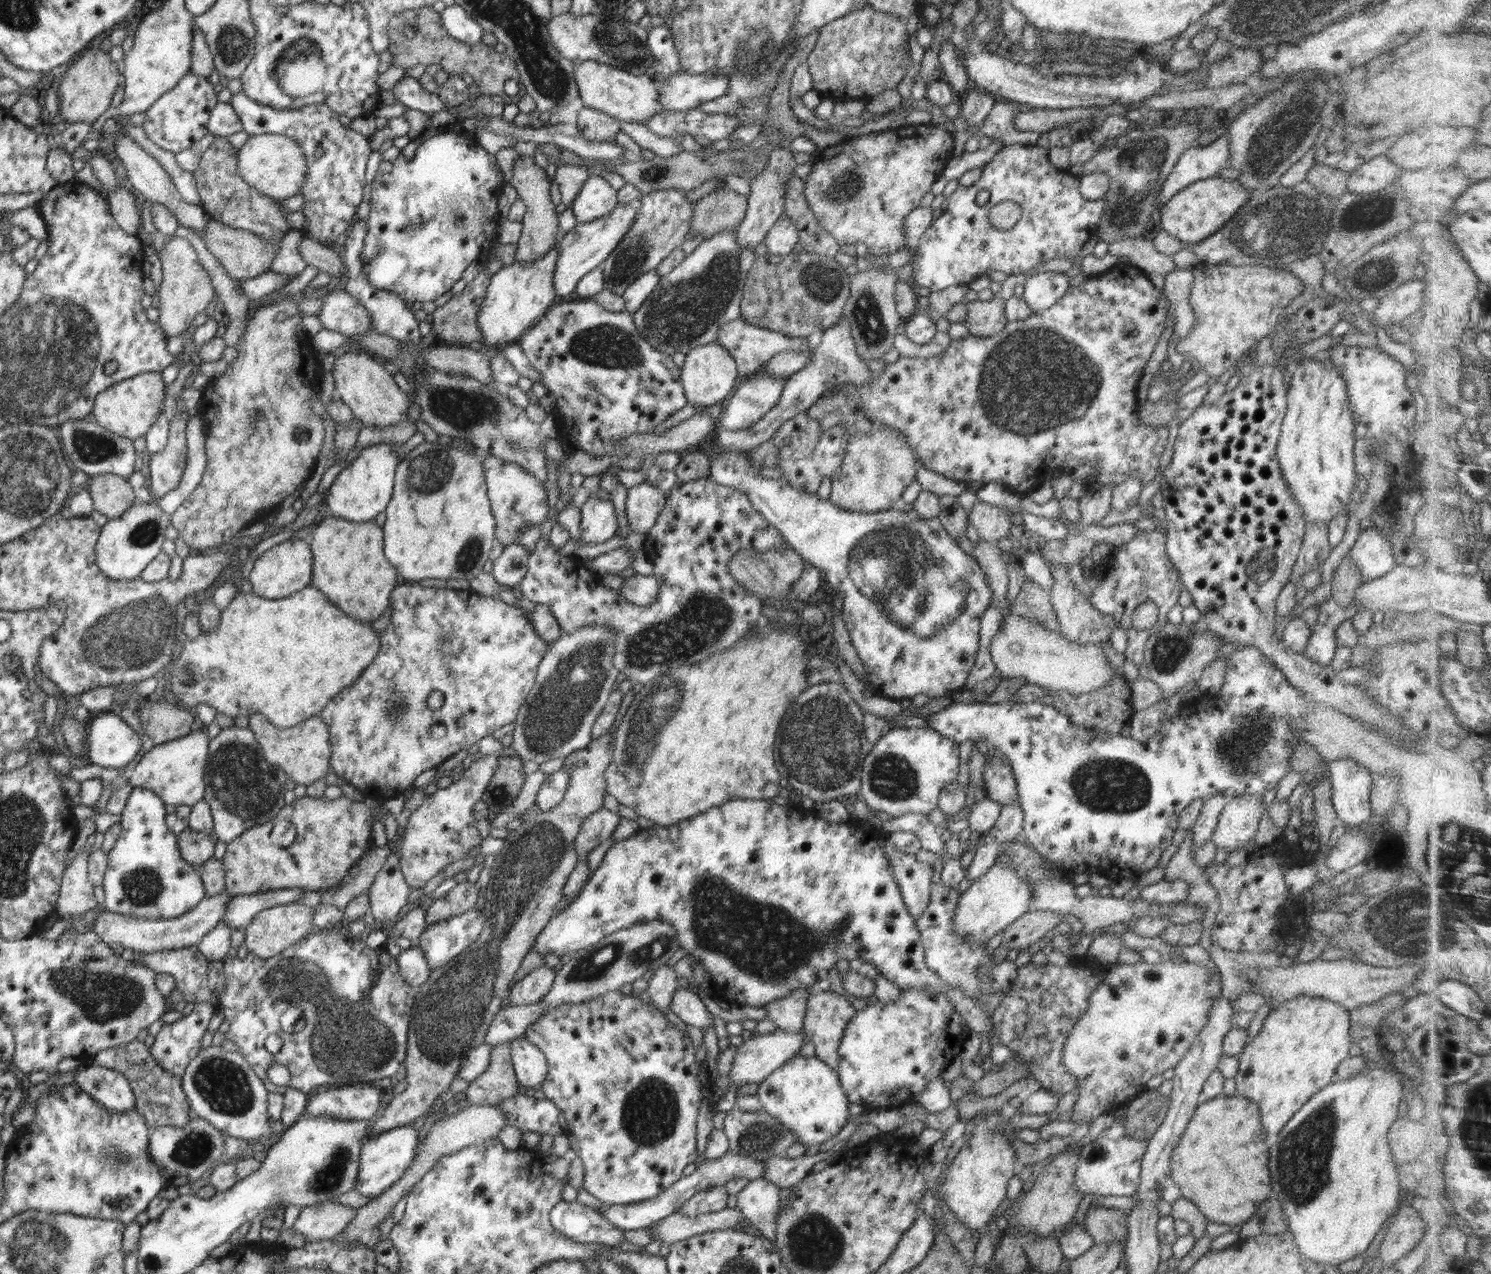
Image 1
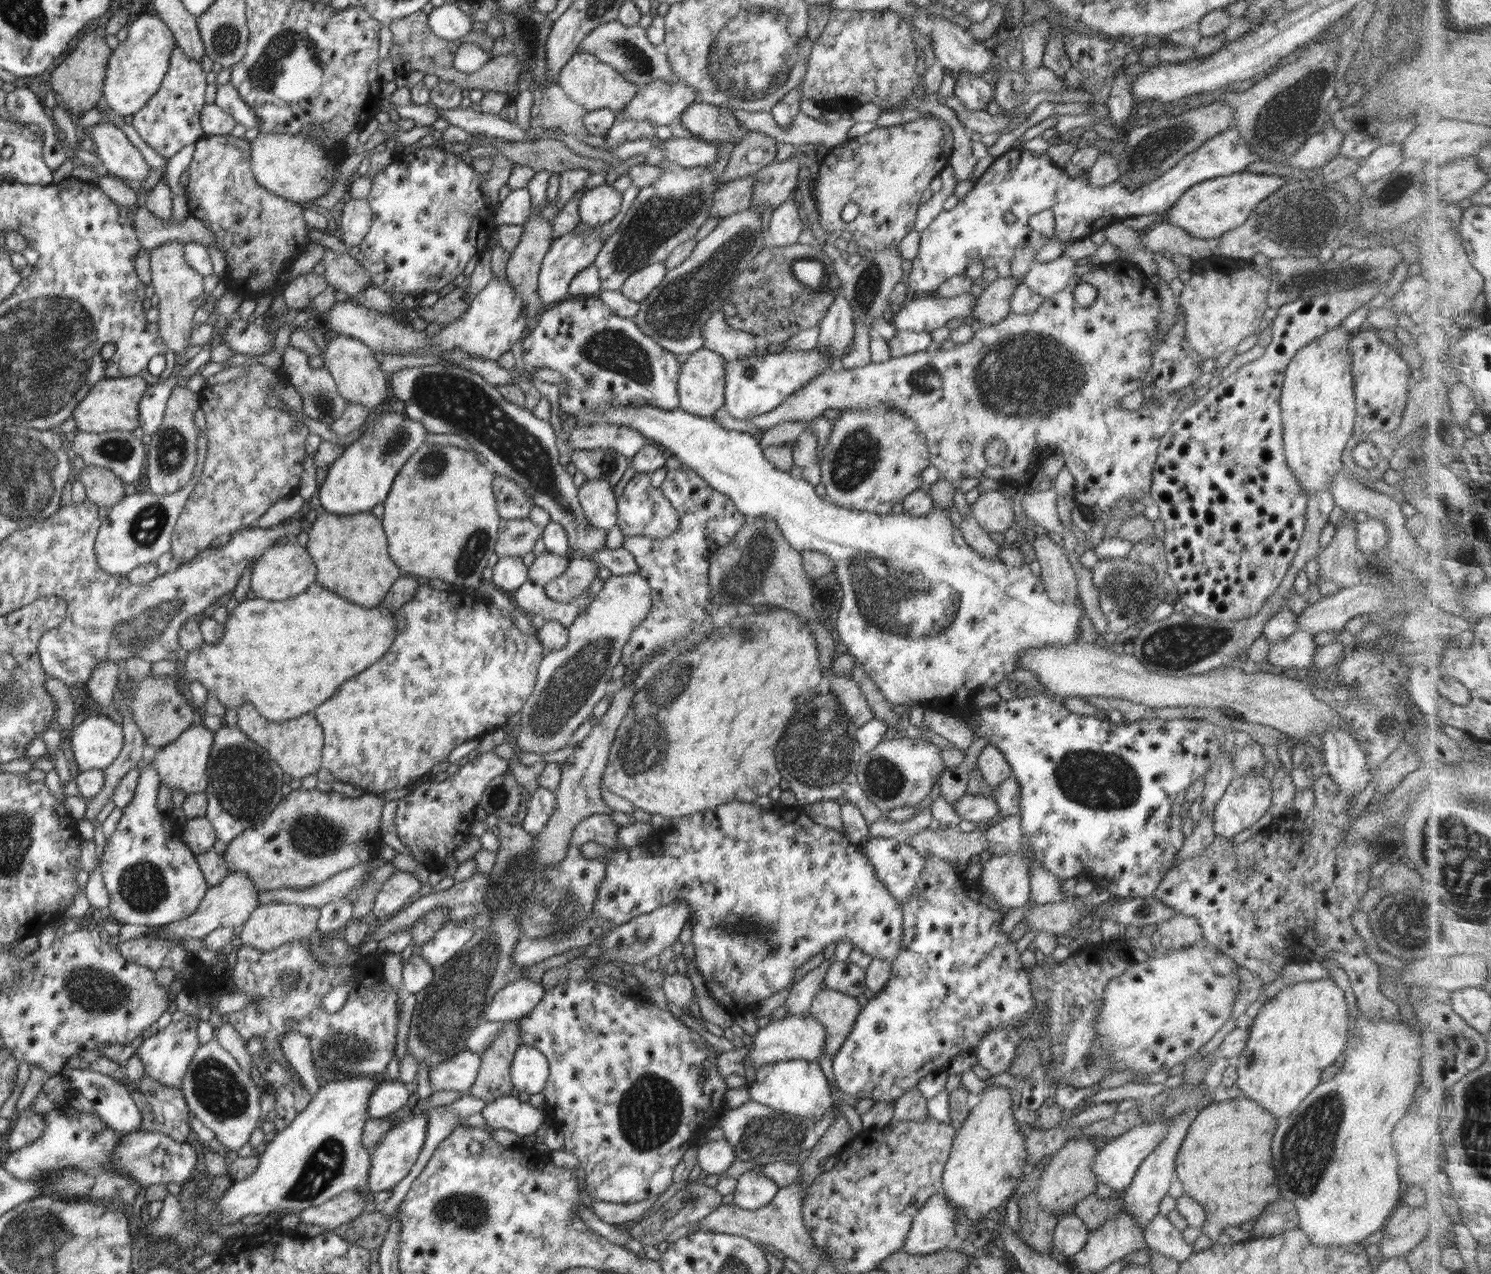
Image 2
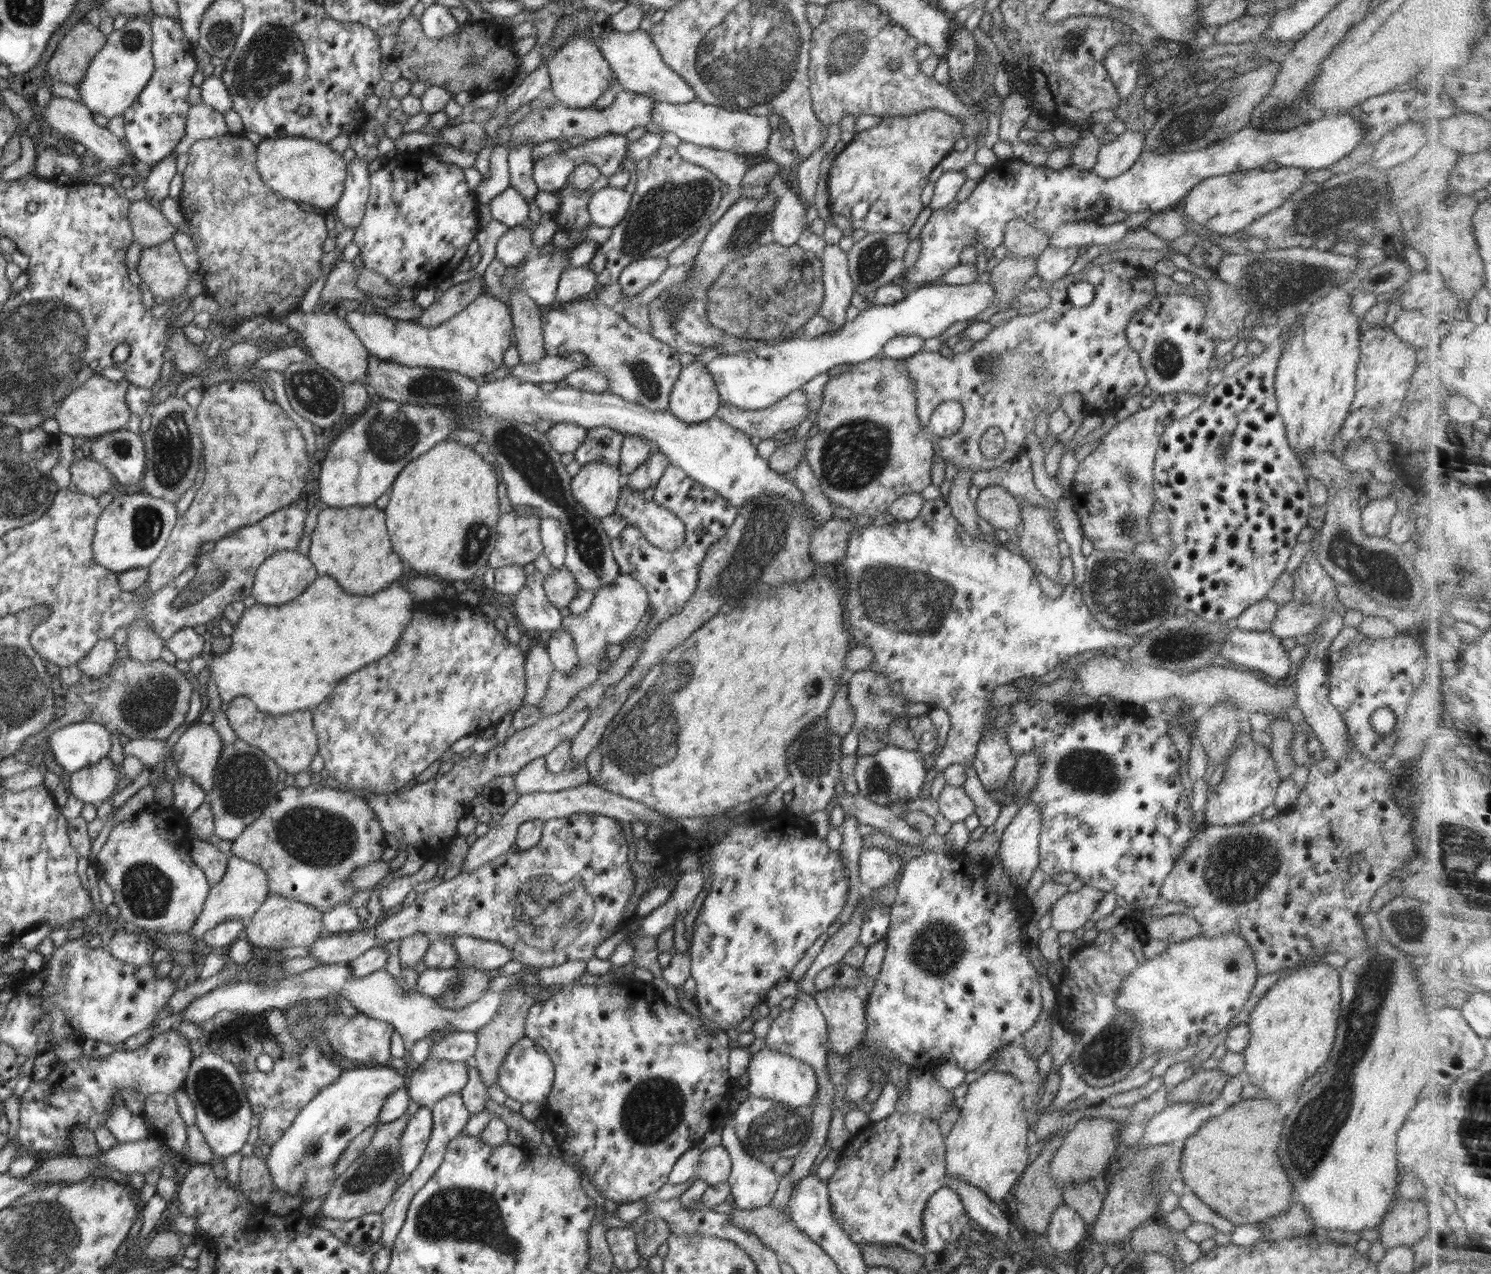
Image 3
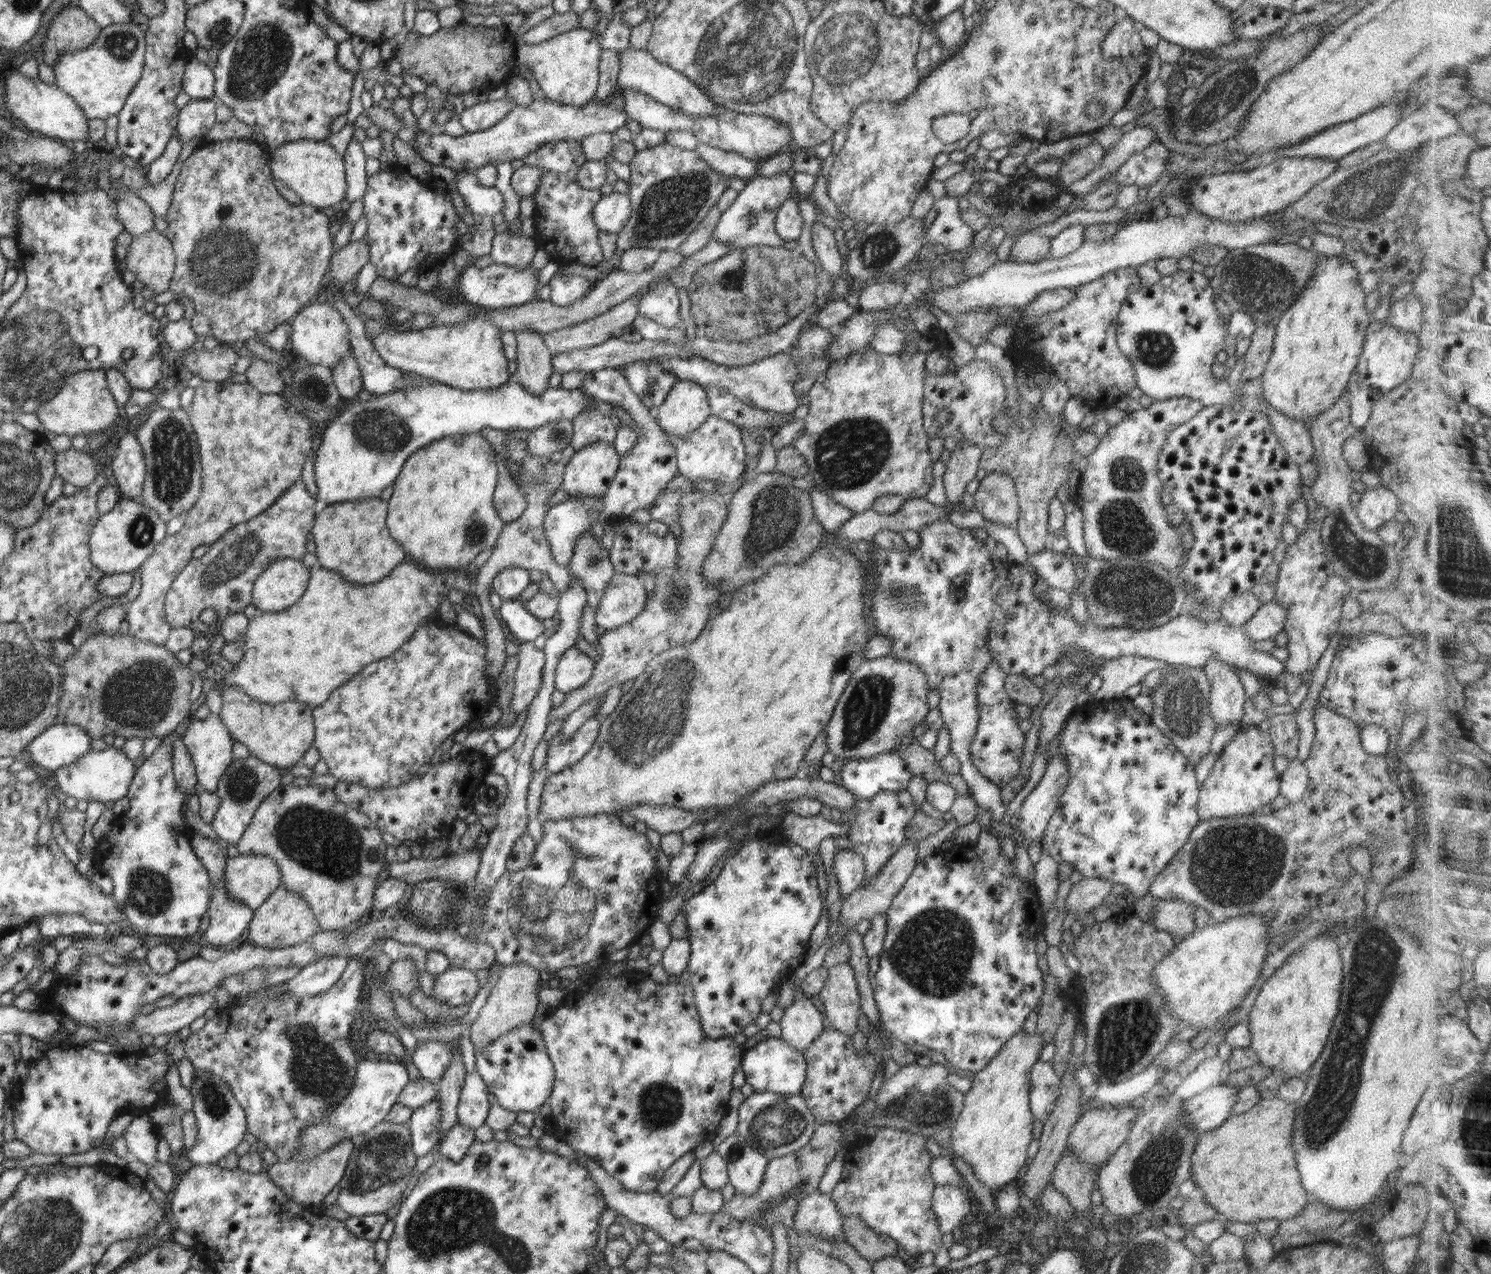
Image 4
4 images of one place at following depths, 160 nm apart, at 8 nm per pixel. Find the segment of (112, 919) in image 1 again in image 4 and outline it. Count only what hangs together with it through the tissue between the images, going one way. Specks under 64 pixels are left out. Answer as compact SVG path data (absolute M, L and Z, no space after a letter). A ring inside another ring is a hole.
M228 856L225 879L227 893L254 910L281 886L280 869L269 856Z

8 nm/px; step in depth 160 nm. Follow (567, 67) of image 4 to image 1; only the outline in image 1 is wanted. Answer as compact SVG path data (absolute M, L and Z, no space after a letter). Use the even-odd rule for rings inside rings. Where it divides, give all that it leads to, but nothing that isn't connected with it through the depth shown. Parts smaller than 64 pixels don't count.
M586 60L576 66L574 81L578 85L580 99L584 107L604 112L620 122L639 122L652 120L654 114L664 111L660 105L660 91L658 82L651 76L635 76L611 65L602 64L594 60Z

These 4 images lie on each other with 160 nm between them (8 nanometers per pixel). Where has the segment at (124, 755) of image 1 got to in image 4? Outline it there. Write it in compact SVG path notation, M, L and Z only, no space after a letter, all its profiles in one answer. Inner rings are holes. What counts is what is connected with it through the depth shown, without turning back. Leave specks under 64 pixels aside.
M50 725L27 746L30 760L54 772L92 751L89 732L76 725Z

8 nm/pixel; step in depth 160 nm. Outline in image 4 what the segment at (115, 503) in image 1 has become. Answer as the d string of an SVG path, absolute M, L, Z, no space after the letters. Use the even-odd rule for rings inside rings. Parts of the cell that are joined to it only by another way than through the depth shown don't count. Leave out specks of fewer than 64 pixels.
M71 448L56 453L53 459L57 478L75 487L89 485L97 475L96 459L84 451Z

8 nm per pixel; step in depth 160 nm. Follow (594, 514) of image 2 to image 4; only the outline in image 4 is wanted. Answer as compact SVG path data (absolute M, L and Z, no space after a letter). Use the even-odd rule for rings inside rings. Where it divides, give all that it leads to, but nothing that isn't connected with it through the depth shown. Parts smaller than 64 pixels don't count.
M604 441L575 451L565 466L562 493L601 499L614 480L619 462L615 446Z

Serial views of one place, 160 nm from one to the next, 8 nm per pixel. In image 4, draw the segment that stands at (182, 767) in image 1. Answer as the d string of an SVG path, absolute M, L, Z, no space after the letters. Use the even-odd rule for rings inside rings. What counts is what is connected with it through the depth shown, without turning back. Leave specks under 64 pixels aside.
M210 713L205 719L193 718L183 737L184 746L195 766L195 773L200 789L214 793L226 769L230 766L232 756L233 737L219 715Z

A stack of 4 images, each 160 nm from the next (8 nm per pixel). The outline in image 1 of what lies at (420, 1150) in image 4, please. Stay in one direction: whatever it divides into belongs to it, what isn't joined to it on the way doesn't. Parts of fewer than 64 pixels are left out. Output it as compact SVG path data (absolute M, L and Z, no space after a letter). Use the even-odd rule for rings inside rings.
M412 1124L392 1128L376 1137L370 1137L368 1141L365 1140L359 1154L359 1171L354 1190L362 1196L377 1197L398 1182L414 1160L418 1147L418 1130L419 1125Z

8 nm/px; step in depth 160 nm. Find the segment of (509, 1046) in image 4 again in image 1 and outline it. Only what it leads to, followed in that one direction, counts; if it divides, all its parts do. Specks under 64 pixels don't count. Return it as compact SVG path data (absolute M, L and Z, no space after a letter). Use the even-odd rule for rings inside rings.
M524 1036L509 1043L513 1070L520 1085L537 1089L547 1077L547 1061L538 1047Z

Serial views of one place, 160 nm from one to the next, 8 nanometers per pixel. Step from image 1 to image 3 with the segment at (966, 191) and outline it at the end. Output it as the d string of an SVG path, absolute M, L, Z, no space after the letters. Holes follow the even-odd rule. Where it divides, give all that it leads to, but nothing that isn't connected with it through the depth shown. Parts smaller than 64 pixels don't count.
M1346 114L1318 115L1312 118L1309 123L1289 131L1265 131L1249 124L1224 140L1218 140L1192 152L1159 153L1143 150L1140 158L1128 171L1112 179L1099 178L1094 170L1082 171L1074 166L1053 170L1045 165L1035 168L1023 160L1014 158L1007 161L998 159L987 170L985 178L980 181L970 196L957 204L957 208L936 209L930 218L923 222L924 227L918 236L920 244L922 244L919 257L913 267L906 269L904 276L908 281L917 282L922 284L921 286L938 283L946 272L961 263L960 253L964 247L974 246L977 240L982 242L986 246L985 248L995 249L1000 246L1003 243L1005 224L1015 218L1025 220L1034 228L1050 236L1062 223L1075 223L1082 219L1096 222L1099 216L1110 212L1112 208L1118 208L1128 213L1144 210L1150 210L1152 213L1164 211L1168 208L1174 208L1196 184L1212 176L1250 171L1261 168L1269 162L1277 163L1281 167L1302 168L1307 172L1331 168L1363 142L1364 137L1363 124L1358 122L1358 119Z

